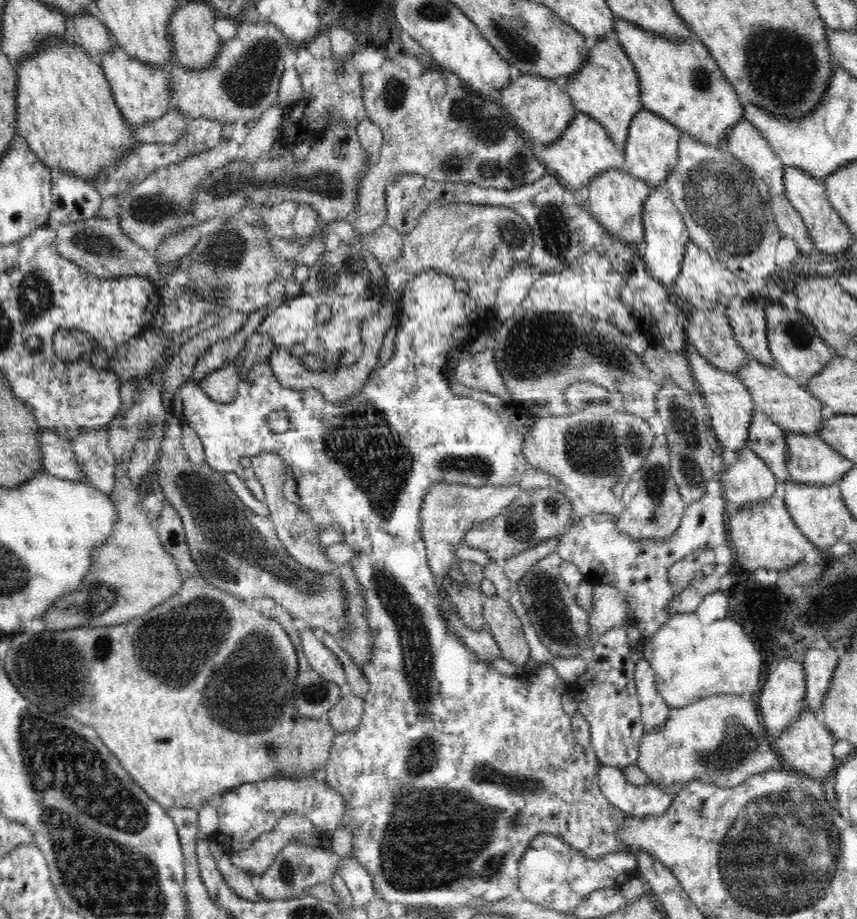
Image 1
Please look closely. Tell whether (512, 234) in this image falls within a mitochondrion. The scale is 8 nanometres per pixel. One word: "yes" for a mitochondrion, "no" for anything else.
yes

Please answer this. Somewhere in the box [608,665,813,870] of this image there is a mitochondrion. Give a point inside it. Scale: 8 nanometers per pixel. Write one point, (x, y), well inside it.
(723, 759)

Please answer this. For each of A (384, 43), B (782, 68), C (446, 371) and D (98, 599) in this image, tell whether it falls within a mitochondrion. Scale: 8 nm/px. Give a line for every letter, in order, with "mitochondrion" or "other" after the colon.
A: other
B: mitochondrion
C: other
D: mitochondrion

